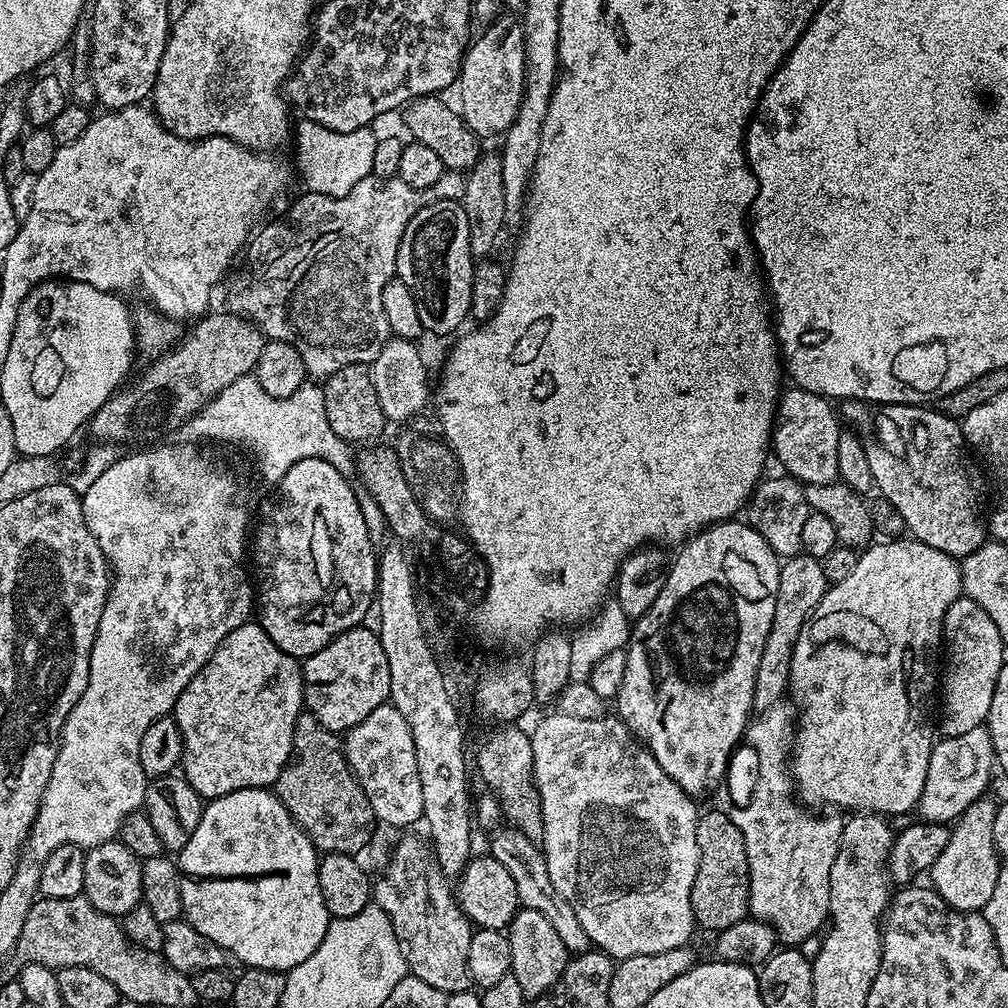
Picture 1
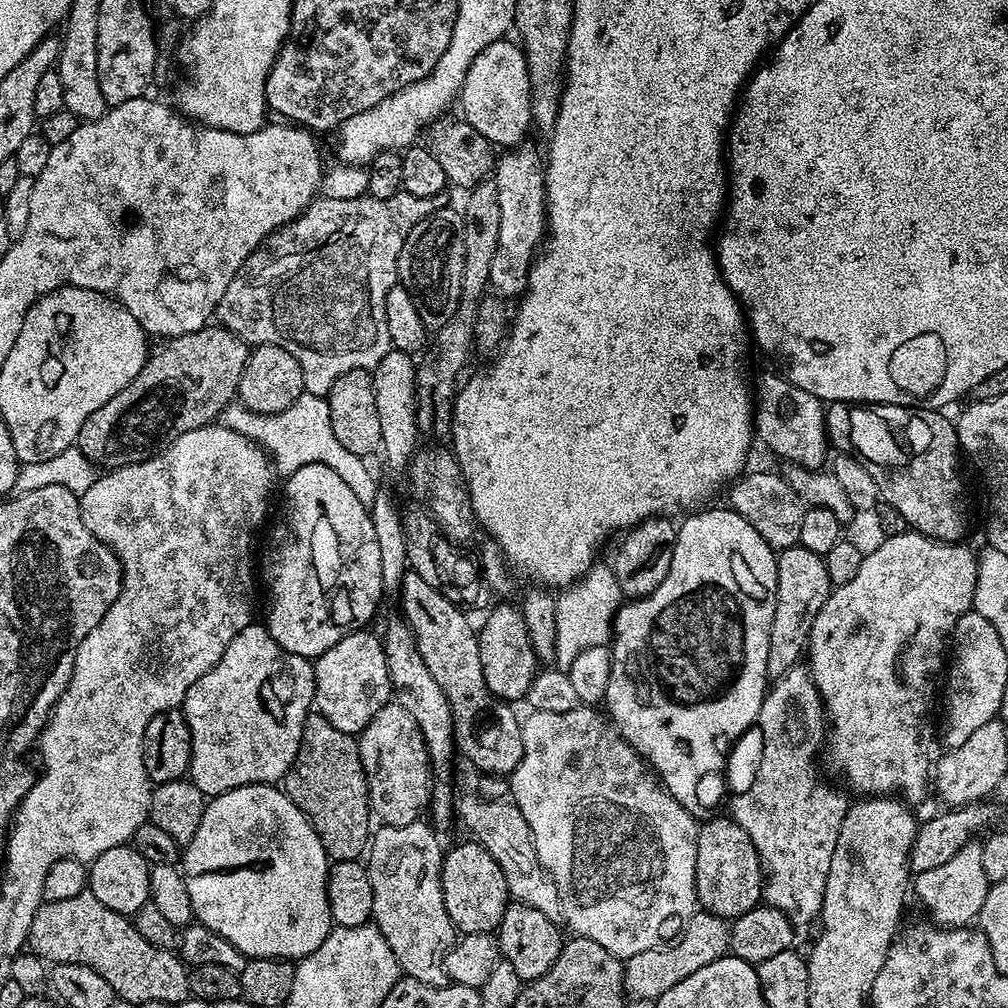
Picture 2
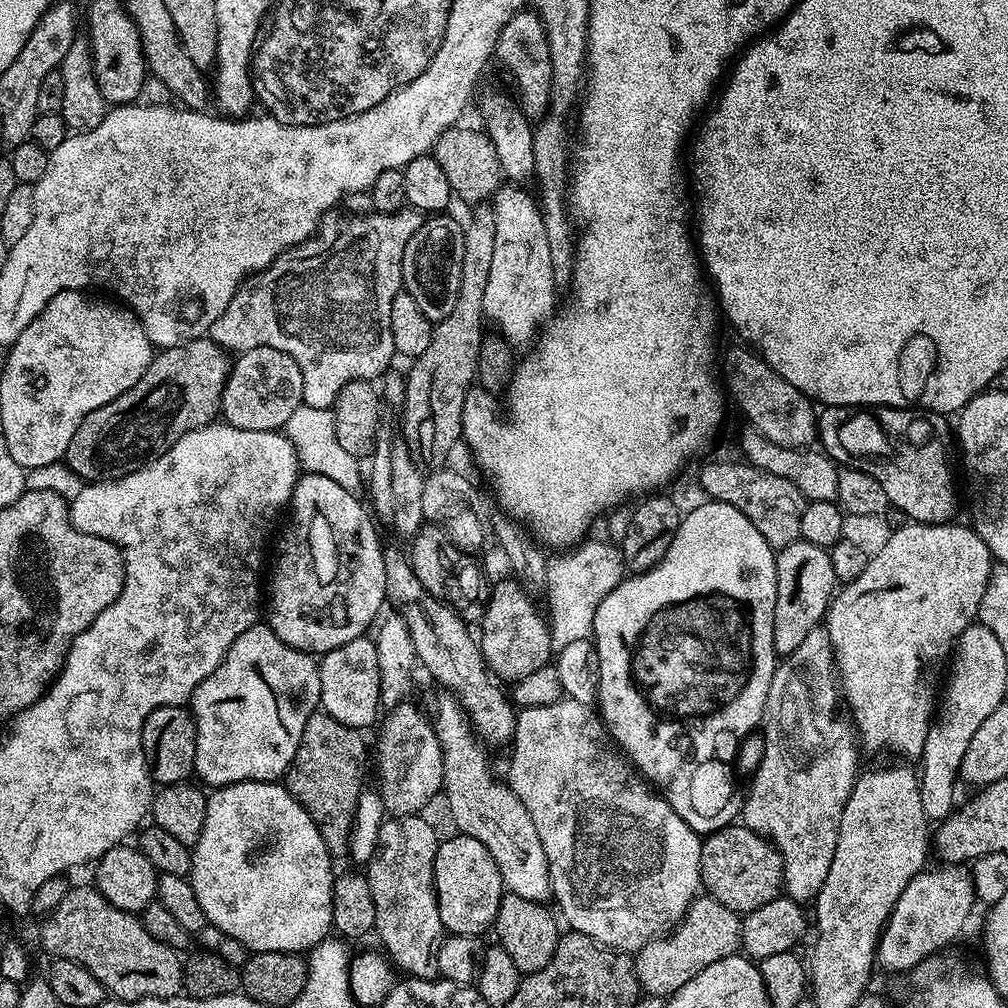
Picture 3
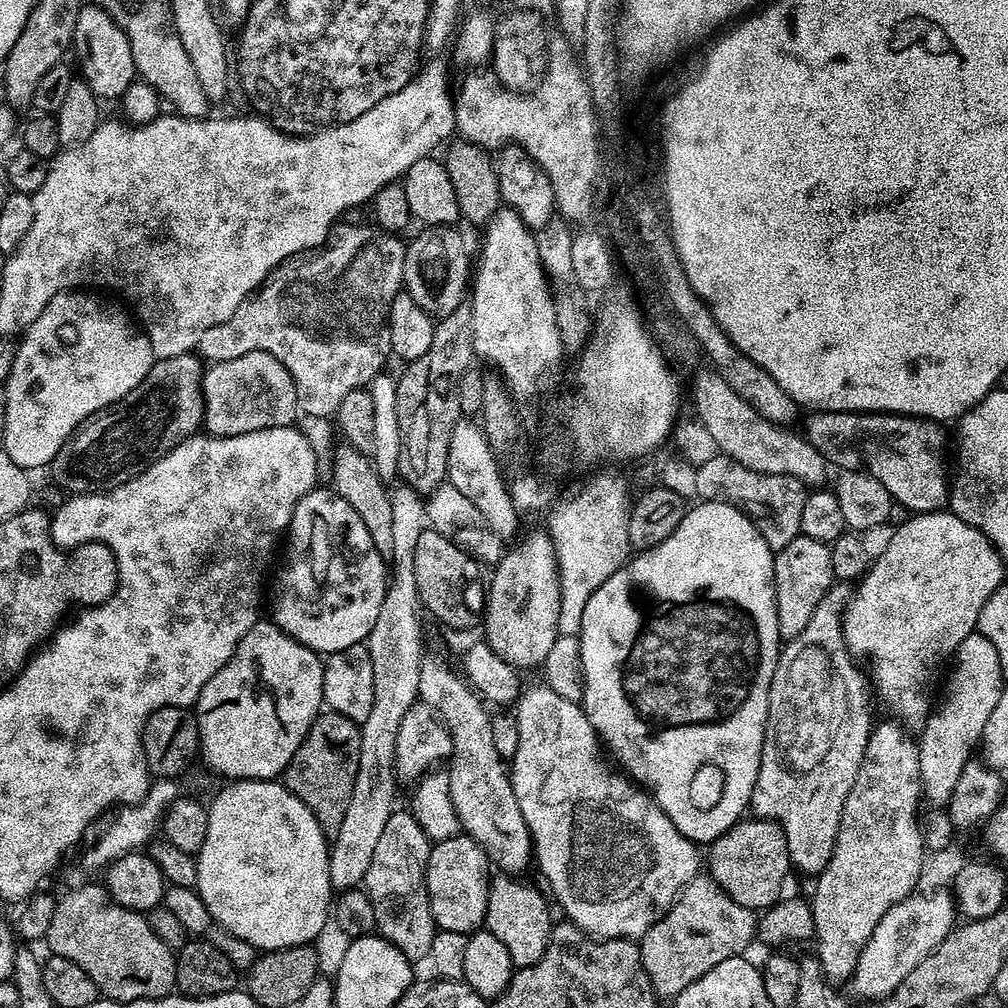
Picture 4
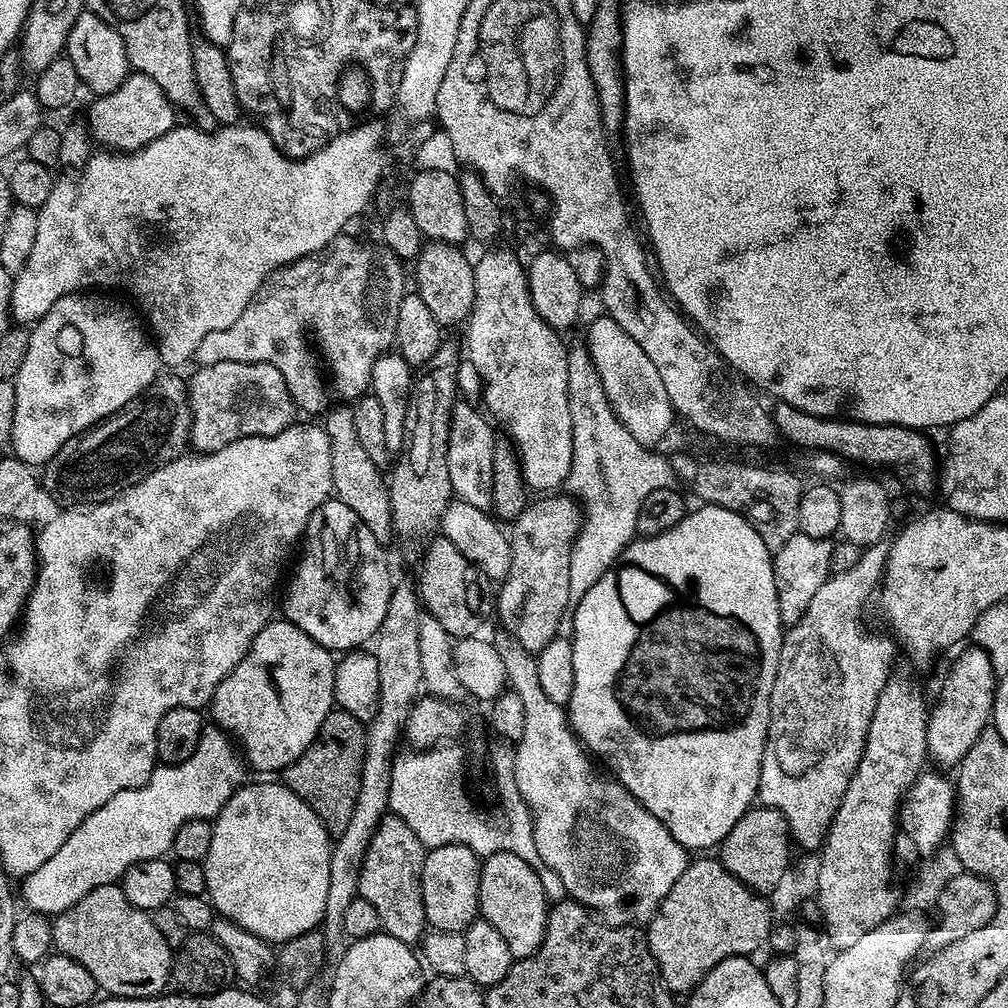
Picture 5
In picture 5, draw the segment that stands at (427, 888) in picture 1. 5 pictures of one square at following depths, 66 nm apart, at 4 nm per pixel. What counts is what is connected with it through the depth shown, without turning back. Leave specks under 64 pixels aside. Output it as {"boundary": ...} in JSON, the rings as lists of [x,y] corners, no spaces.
{"boundary":[[[384,815],[370,838],[360,875],[360,896],[370,902],[374,910],[378,910],[381,929],[389,936],[413,946],[423,941],[428,923],[422,906],[420,885],[425,851],[424,845],[418,842],[418,838],[414,838],[414,830],[410,830],[402,818]]]}

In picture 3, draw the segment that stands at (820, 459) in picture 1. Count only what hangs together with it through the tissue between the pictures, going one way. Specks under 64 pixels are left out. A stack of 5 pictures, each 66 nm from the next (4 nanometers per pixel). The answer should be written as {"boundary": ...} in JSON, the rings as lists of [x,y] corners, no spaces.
{"boundary":[[[732,346],[725,354],[723,351],[720,360],[729,397],[738,402],[741,410],[751,421],[749,422],[751,427],[759,430],[766,439],[790,448],[811,447],[818,438],[816,434],[818,416],[811,397],[778,375],[759,353],[744,348]]]}

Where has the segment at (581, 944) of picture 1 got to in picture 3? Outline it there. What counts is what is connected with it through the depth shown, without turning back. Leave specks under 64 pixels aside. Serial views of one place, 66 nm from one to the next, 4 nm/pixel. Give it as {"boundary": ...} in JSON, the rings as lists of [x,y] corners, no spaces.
{"boundary":[[[449,691],[437,692],[434,727],[436,737],[444,746],[442,796],[448,799],[448,812],[456,823],[455,831],[478,838],[478,842],[490,850],[490,858],[498,862],[498,870],[508,892],[518,894],[518,898],[530,898],[530,902],[539,904],[551,901],[552,883],[546,850],[542,850],[542,838],[538,838],[538,830],[534,830],[534,818],[530,818],[518,794],[514,794],[511,787],[492,772],[485,745],[474,735],[460,702]]]}

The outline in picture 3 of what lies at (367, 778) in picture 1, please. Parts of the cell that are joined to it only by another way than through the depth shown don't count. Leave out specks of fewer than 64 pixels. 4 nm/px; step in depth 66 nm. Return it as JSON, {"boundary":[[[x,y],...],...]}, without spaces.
{"boundary":[[[403,702],[391,709],[383,717],[379,725],[380,737],[374,744],[374,764],[376,760],[376,776],[380,779],[378,791],[384,803],[384,811],[389,817],[415,816],[423,813],[424,807],[431,802],[444,786],[444,746],[436,737],[436,730],[431,719],[428,720],[411,702]]]}

